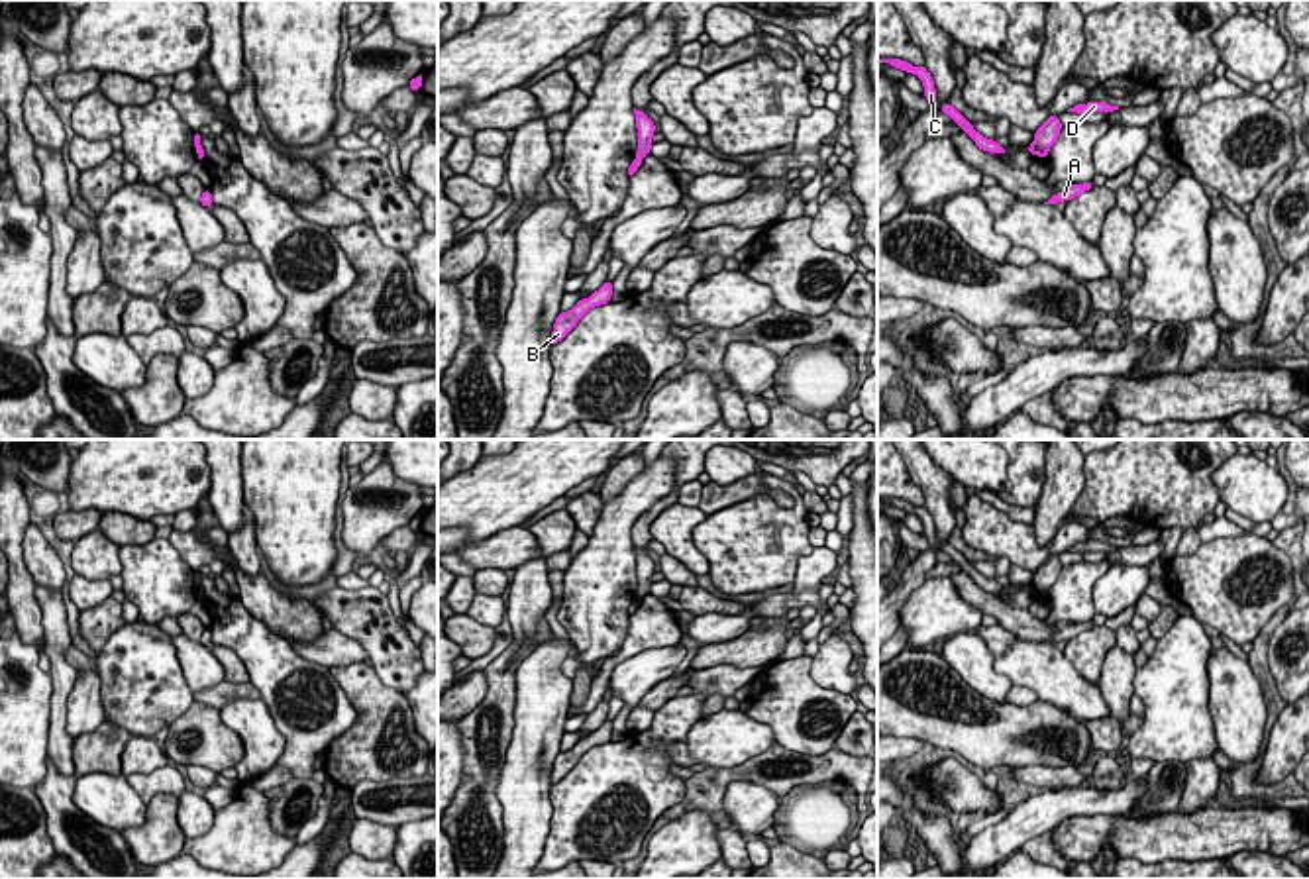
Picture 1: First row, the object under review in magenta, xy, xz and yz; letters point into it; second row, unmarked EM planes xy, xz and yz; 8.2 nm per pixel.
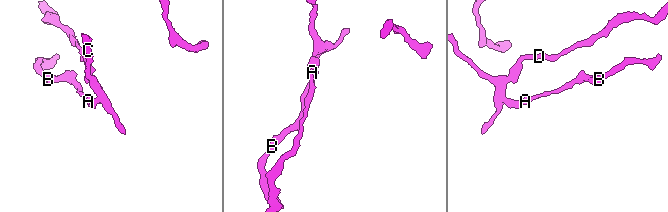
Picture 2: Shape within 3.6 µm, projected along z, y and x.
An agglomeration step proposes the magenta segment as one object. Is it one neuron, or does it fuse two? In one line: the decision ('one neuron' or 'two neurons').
two neurons

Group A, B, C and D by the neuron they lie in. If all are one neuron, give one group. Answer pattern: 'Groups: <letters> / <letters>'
Groups: A B C / D

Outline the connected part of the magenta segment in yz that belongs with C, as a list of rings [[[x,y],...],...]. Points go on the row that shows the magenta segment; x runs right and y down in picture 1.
[[[877,59],[877,63],[887,63],[905,73],[916,75],[922,80],[924,98],[928,100],[930,106],[938,106],[940,112],[948,114],[952,118],[952,122],[958,124],[962,128],[962,131],[966,131],[979,149],[983,149],[987,153],[1005,153],[1005,149],[995,139],[987,139],[979,131],[975,131],[973,126],[954,106],[950,106],[948,102],[942,106],[938,104],[934,80],[930,77],[930,73],[926,71],[926,67],[913,67],[911,63],[907,63],[903,59]]]

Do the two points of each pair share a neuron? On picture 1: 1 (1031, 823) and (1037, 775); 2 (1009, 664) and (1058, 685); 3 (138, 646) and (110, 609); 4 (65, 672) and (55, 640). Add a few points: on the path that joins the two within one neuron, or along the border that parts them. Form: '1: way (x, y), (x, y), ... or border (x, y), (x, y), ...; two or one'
1: border (1078, 785), (1047, 789); two
2: way (1021, 664), (1039, 666), (1047, 673); one
3: border (128, 622), (97, 652); two
4: way (59, 664), (55, 648); one

